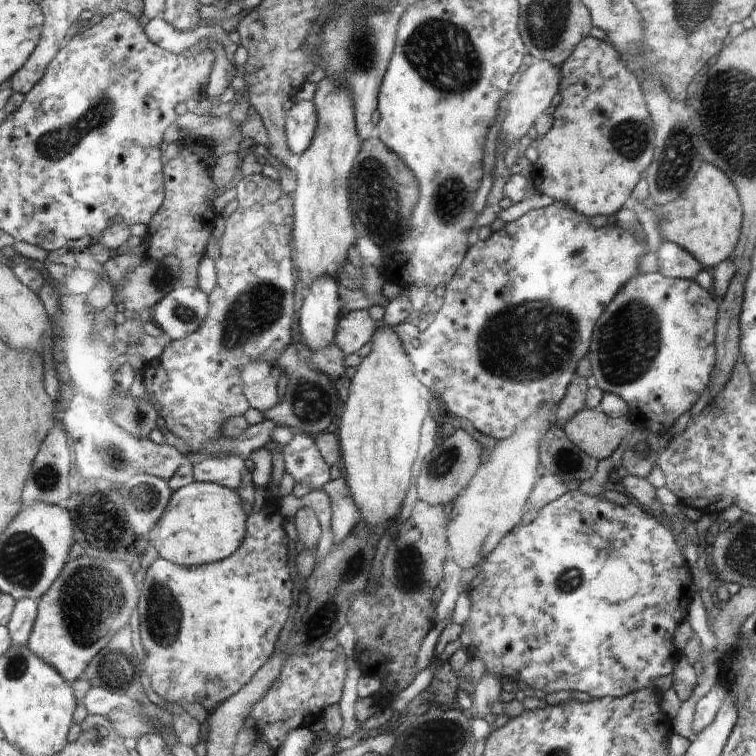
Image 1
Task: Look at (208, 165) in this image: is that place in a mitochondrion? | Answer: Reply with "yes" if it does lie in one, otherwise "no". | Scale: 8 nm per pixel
no

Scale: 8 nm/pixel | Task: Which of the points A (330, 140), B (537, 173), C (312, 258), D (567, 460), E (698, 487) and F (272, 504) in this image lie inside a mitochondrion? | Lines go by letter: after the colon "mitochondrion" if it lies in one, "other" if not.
A: other
B: other
C: other
D: mitochondrion
E: other
F: other

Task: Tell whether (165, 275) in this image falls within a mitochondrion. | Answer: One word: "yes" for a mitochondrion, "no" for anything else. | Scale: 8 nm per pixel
yes

